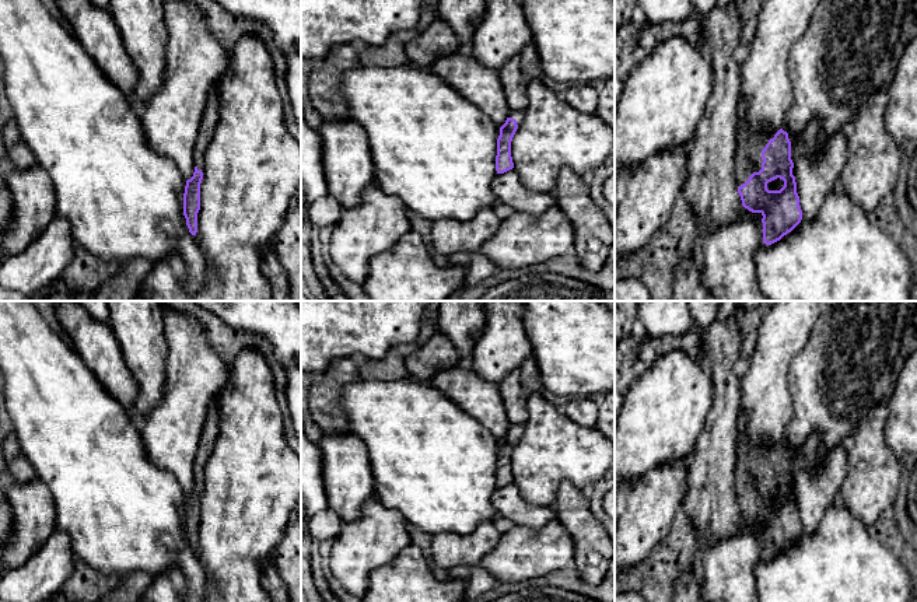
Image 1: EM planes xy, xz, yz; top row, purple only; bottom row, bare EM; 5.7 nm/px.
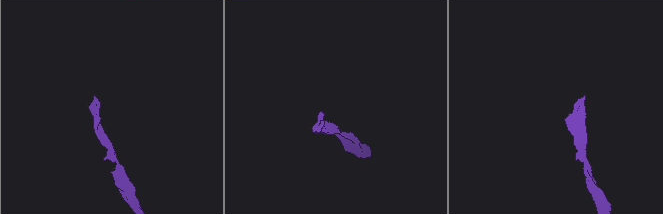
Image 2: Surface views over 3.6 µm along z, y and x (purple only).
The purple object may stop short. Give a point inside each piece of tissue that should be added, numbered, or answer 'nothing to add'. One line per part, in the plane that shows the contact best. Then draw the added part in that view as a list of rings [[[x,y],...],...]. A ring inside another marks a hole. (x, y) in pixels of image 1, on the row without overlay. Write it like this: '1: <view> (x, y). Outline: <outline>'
1: yz (749, 457). Outline: [[[741,412],[736,421],[736,463],[735,463],[735,483],[736,497],[742,500],[753,486],[762,483],[762,465],[774,451],[777,444],[760,447],[752,444],[746,435],[746,416]]]

